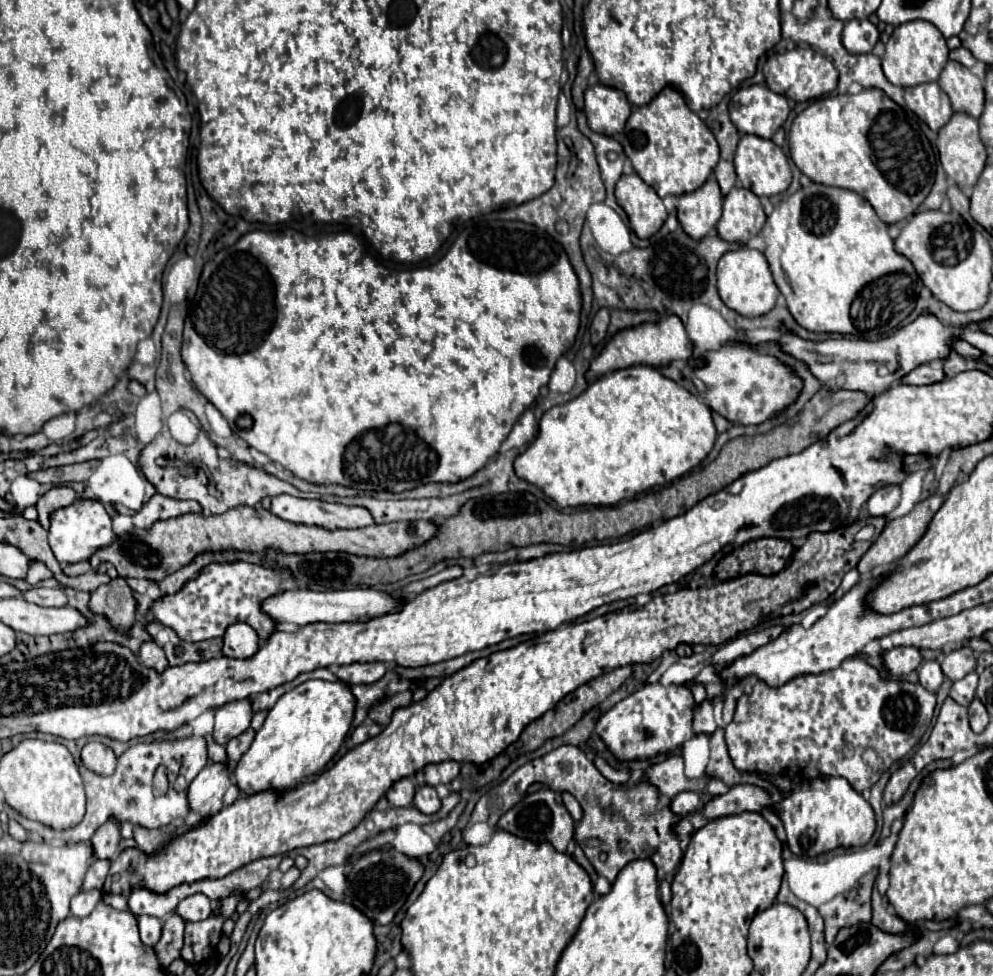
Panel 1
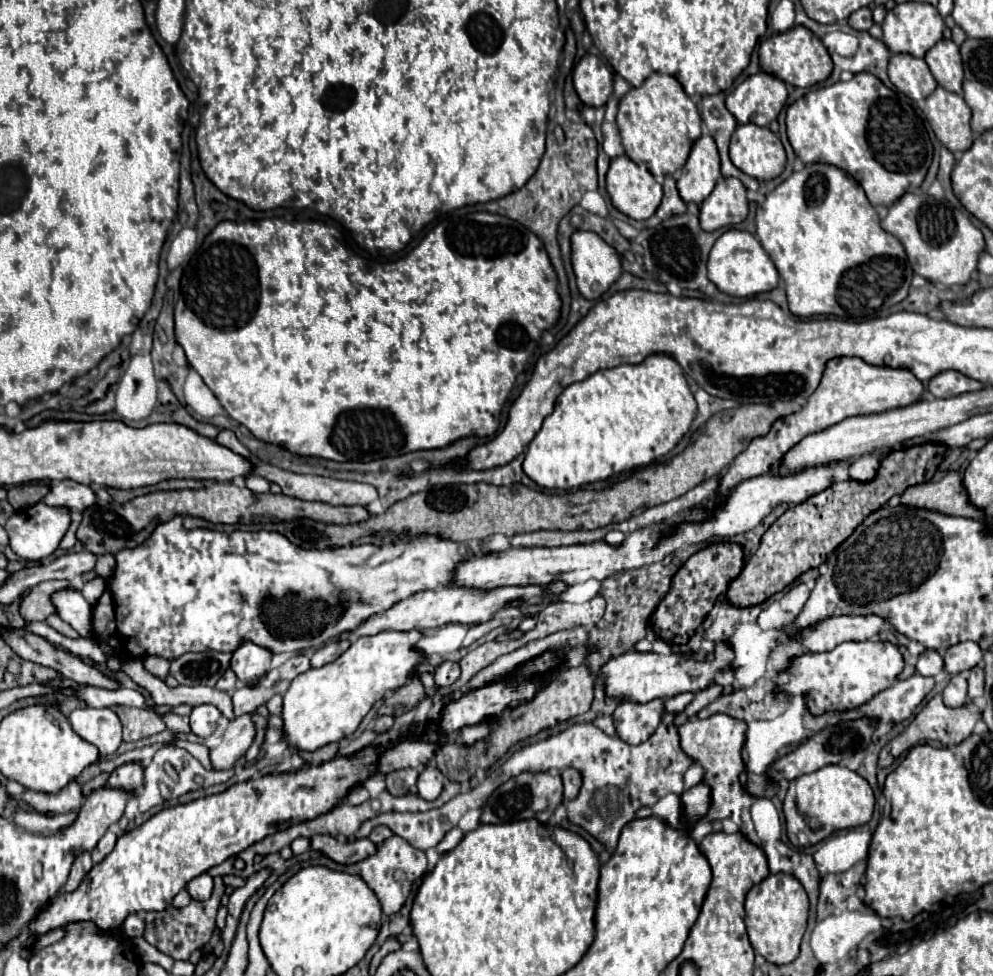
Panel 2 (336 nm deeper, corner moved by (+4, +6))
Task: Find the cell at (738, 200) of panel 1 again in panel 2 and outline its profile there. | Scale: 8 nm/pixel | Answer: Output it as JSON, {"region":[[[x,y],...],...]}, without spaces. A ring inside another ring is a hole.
{"region":[[[728,177],[714,187],[710,197],[700,205],[700,227],[704,231],[716,231],[720,227],[738,225],[748,217],[746,187]]]}

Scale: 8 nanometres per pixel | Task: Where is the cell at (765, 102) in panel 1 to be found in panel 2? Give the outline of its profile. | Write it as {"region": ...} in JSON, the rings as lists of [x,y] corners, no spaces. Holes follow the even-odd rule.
{"region":[[[760,71],[742,81],[726,97],[726,107],[740,125],[754,123],[766,127],[782,111],[786,97],[786,85],[778,77]]]}

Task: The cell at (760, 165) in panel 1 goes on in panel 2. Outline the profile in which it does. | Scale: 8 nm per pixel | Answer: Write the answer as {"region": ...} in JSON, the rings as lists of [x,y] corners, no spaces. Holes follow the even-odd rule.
{"region":[[[754,123],[738,125],[730,141],[732,163],[758,181],[770,181],[784,171],[786,153],[780,139]]]}

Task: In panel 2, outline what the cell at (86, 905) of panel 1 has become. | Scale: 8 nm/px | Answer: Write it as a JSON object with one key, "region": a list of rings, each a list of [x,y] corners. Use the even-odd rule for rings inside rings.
{"region":[[[82,853],[82,855],[78,855],[76,857],[76,861],[74,861],[74,865],[72,865],[72,871],[70,871],[70,877],[68,877],[68,881],[66,881],[66,885],[64,885],[64,891],[66,893],[70,893],[70,891],[76,891],[78,887],[80,887],[80,883],[82,883],[82,879],[88,875],[88,871],[92,869],[92,859],[90,859],[90,853]]]}

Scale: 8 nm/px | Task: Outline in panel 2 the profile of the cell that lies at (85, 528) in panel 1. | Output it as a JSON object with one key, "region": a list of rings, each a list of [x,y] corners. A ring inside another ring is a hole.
{"region":[[[58,481],[50,487],[44,503],[50,507],[66,507],[70,513],[82,513],[86,511],[86,507],[92,507],[96,503],[96,495],[88,485],[74,481]]]}

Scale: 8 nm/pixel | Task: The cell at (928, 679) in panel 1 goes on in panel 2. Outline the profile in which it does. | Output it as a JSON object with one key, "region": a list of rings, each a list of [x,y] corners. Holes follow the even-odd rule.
{"region":[[[926,649],[920,657],[918,657],[918,663],[916,663],[916,671],[924,677],[934,677],[938,675],[940,671],[944,669],[944,661],[942,657],[934,651],[934,649]]]}

